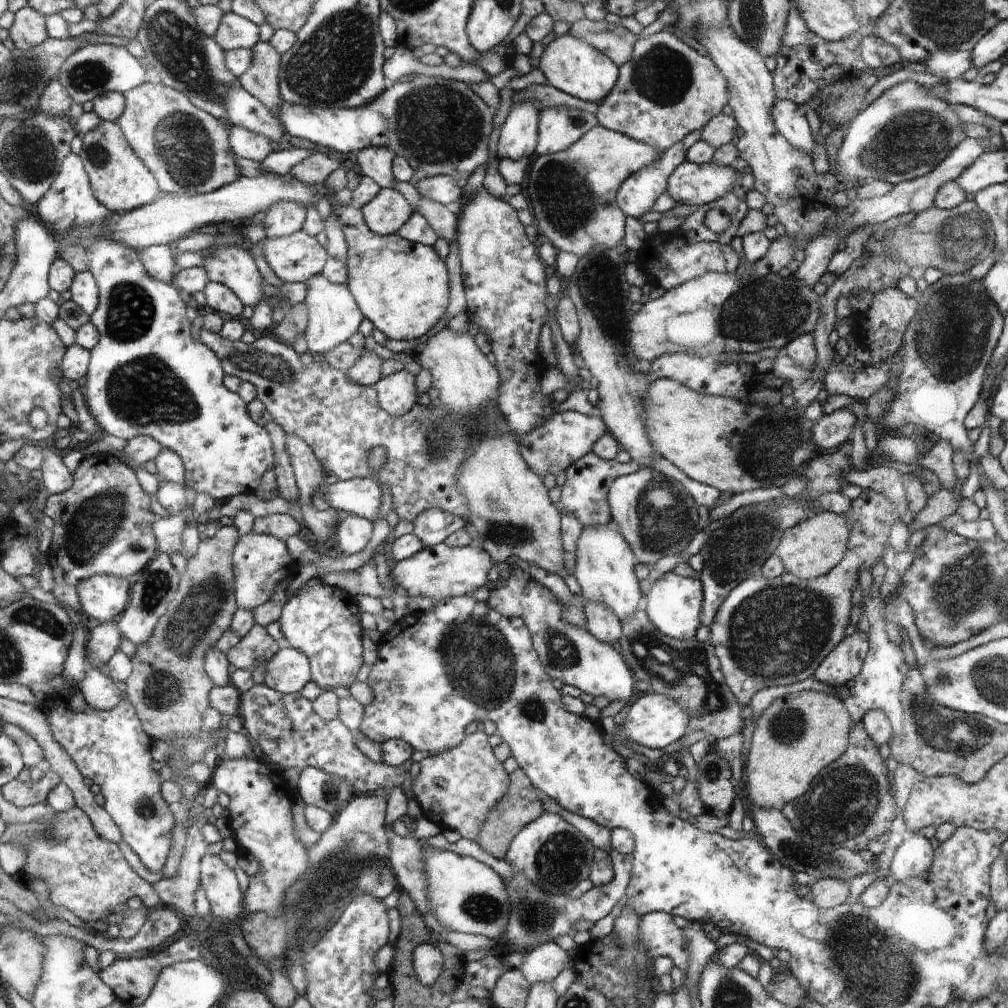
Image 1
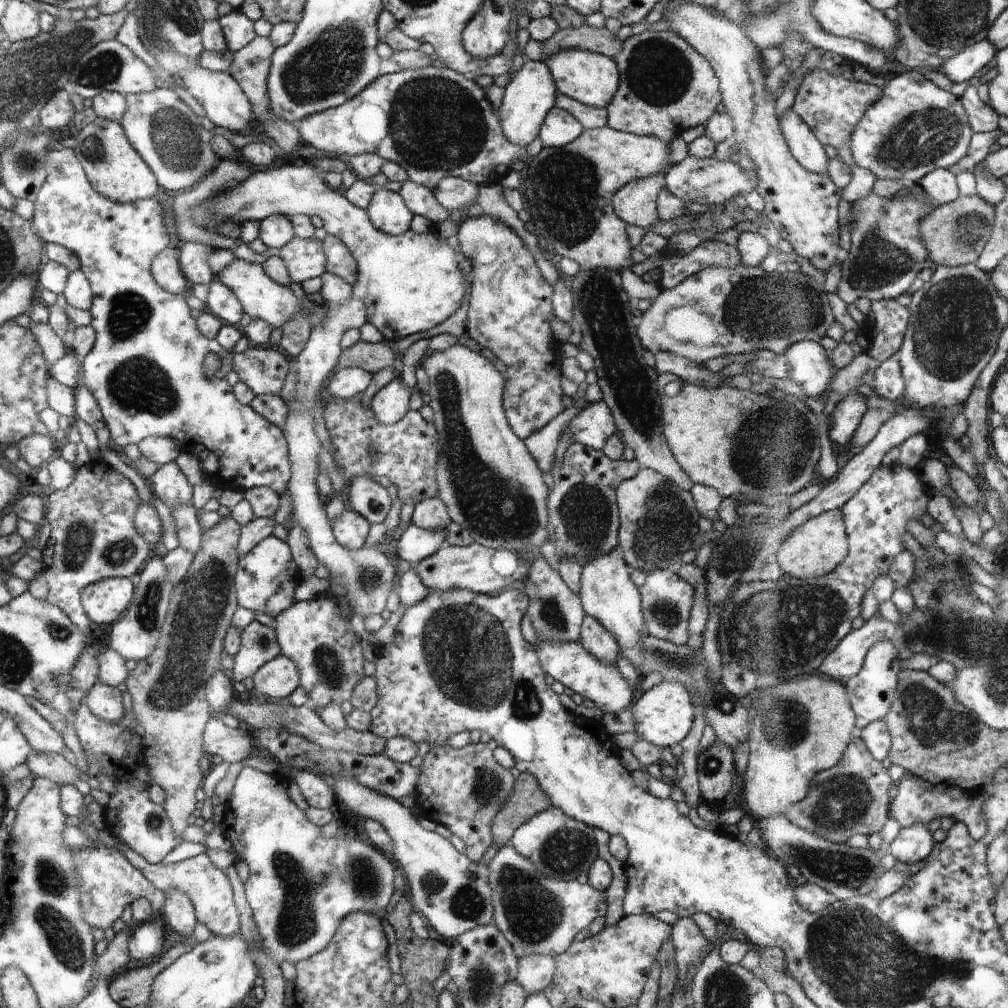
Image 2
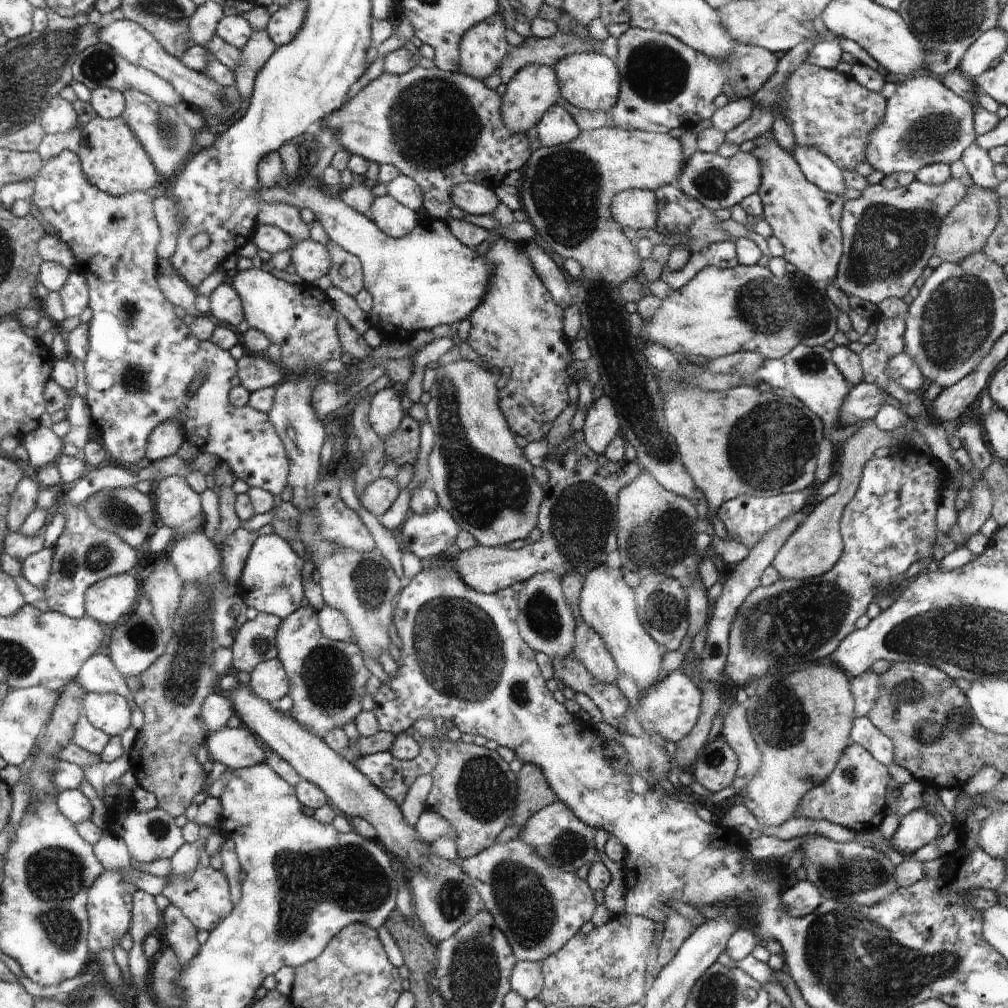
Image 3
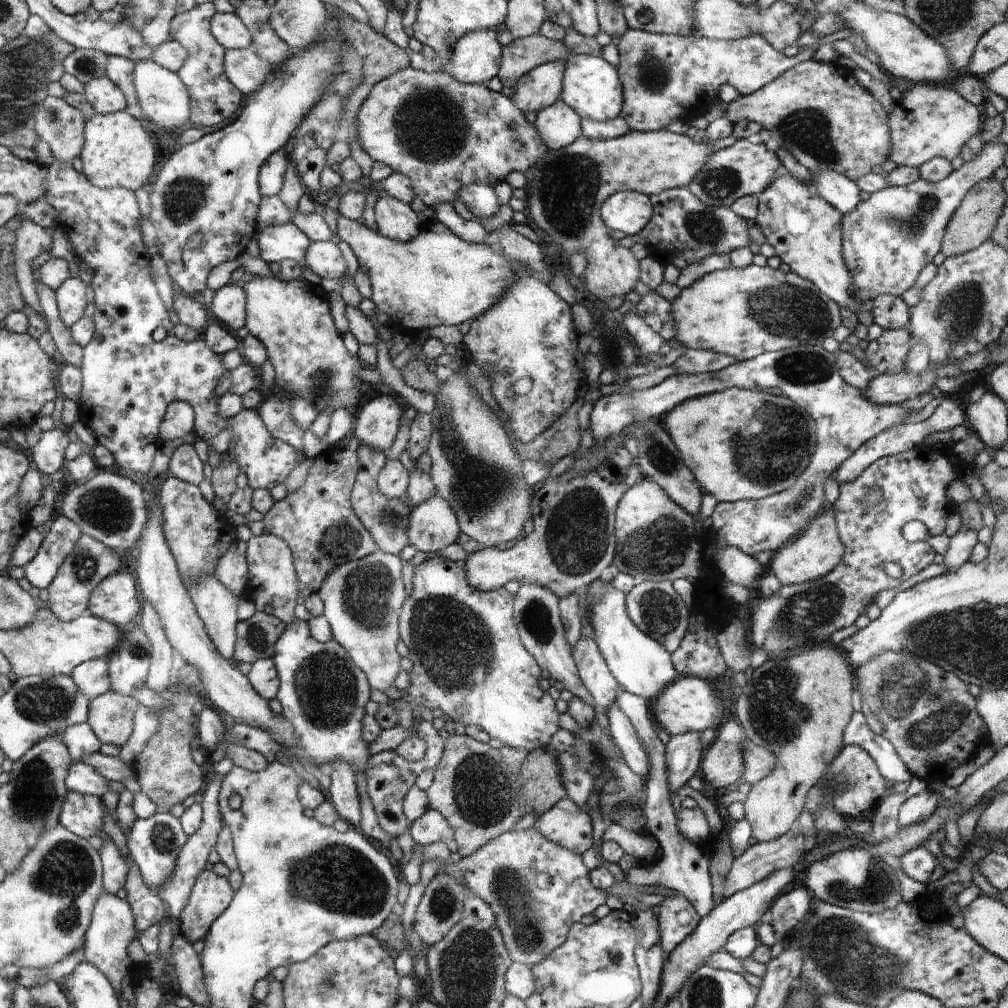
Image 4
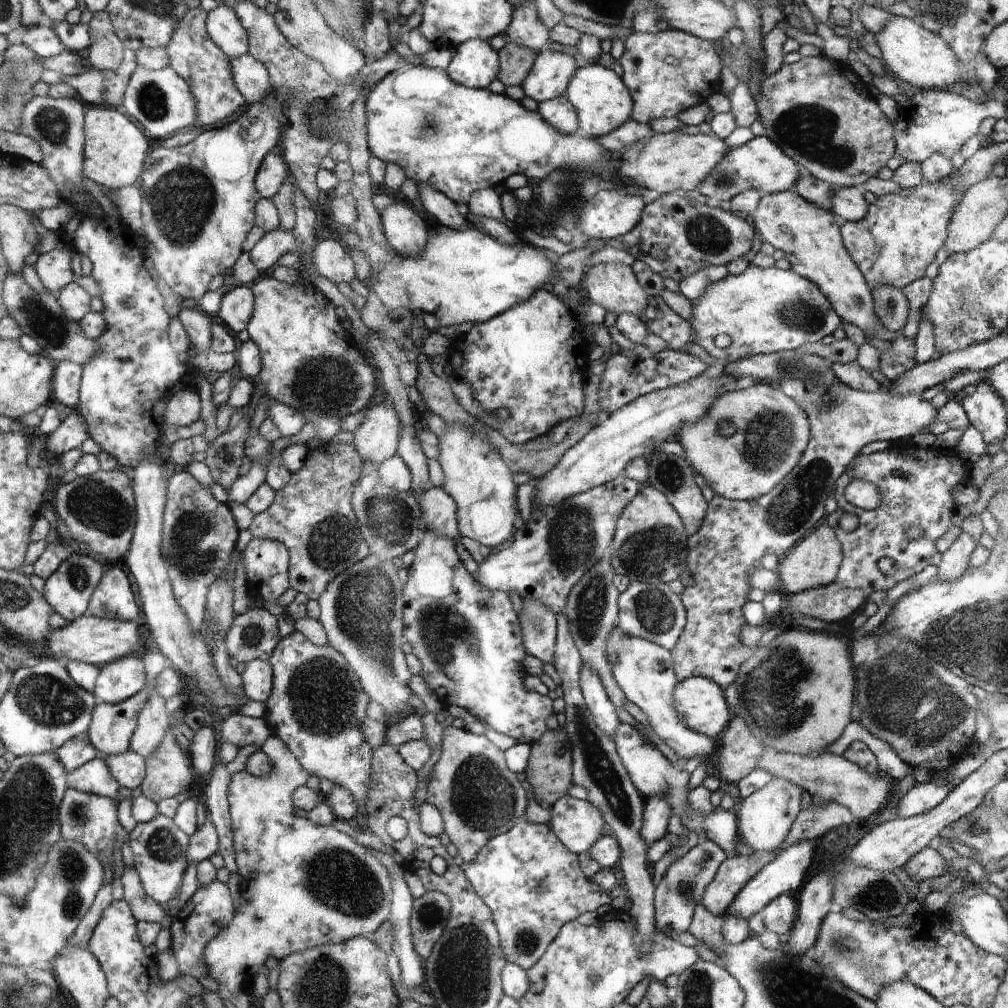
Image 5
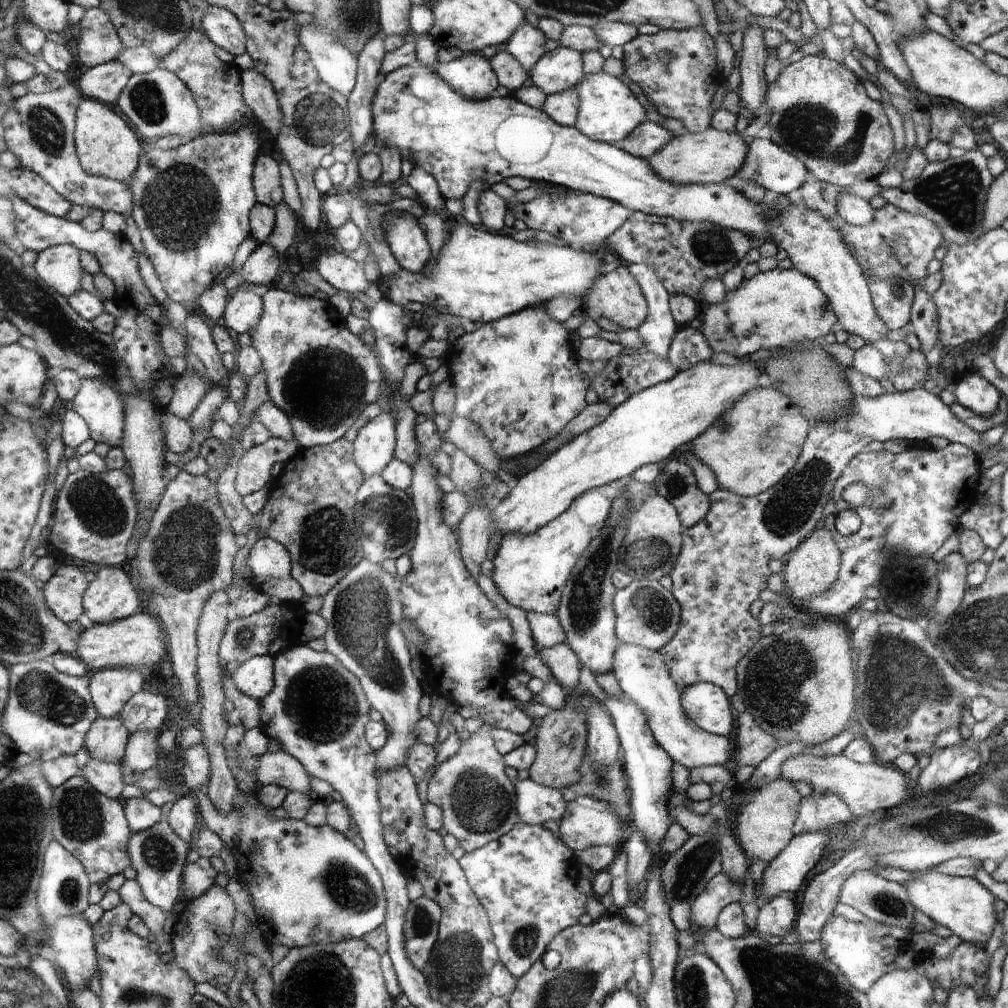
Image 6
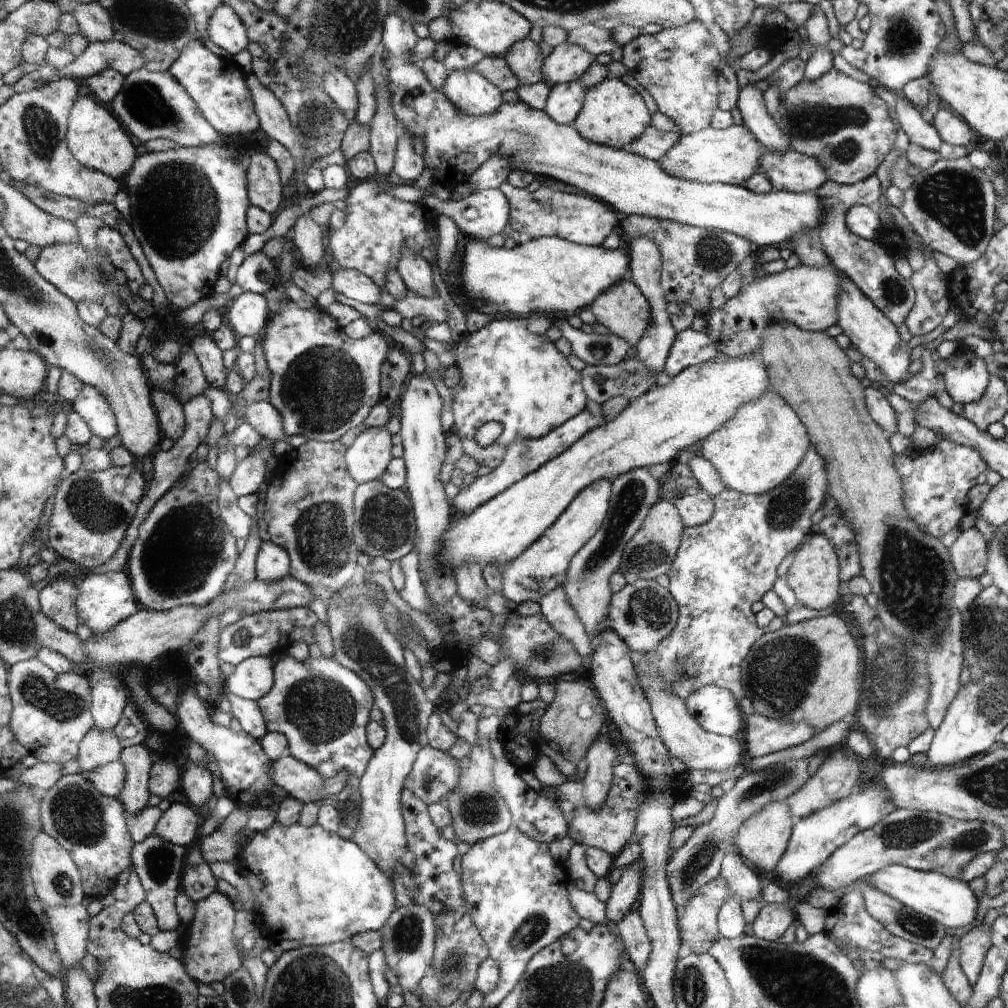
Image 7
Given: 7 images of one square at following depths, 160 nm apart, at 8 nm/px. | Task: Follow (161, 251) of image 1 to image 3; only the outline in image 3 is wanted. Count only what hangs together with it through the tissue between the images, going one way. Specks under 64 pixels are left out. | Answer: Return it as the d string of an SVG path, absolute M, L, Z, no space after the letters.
M160 259L158 277L164 296L173 305L184 308L187 314L191 314L195 318L200 314L194 304L198 293L194 294L191 286L179 275L179 272L172 266L169 260Z

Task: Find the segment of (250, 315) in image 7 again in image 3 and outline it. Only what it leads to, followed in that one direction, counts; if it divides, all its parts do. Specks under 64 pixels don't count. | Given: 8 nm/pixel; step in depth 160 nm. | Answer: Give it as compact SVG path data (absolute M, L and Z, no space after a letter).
M222 283L217 286L209 299L209 314L213 314L220 322L238 326L244 320L245 312L242 312L242 300L232 284Z

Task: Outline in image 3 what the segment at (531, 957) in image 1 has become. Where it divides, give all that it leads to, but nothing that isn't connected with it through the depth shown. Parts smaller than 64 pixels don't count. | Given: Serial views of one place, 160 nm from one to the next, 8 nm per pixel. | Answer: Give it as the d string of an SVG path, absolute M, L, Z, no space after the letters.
M517 961L511 972L511 990L526 1000L536 999L544 986L541 961Z

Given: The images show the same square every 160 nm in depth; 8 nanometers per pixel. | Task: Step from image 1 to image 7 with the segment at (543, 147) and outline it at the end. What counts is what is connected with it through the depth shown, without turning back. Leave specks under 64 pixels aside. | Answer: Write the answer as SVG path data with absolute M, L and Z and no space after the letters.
M580 82L554 85L550 89L544 111L558 124L573 124L583 108L585 92Z

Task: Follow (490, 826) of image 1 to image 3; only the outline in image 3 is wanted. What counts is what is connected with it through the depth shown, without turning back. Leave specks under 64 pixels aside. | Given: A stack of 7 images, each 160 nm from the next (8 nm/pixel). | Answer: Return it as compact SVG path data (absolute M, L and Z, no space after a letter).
M524 763L518 776L519 804L515 810L514 820L510 824L521 828L532 815L554 803L558 798L551 785L547 783L540 767Z

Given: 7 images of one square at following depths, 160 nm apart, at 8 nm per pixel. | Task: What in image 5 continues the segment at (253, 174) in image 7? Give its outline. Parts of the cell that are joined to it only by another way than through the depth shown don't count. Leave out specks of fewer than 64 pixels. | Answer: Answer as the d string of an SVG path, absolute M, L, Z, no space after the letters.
M268 154L255 176L255 187L259 189L261 197L272 199L278 194L288 176L288 170L278 154Z

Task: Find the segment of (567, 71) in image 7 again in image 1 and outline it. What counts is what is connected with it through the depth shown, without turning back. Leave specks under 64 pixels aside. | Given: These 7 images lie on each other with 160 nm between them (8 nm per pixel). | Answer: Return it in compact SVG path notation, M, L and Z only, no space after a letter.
M512 102L496 146L499 159L528 159L535 152L539 140L540 110L535 102Z

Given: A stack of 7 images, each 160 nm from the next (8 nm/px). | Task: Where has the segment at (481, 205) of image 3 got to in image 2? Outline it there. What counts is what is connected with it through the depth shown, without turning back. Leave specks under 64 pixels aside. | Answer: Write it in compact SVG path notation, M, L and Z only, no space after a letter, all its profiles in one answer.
M448 177L443 179L434 190L437 201L446 210L464 208L478 200L479 187L471 181L465 181L460 177Z

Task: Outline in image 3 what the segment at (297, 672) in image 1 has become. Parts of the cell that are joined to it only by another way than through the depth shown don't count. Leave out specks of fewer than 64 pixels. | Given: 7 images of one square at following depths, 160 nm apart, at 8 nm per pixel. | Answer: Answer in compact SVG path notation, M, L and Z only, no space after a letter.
M278 658L260 663L251 672L249 688L256 696L269 703L288 695L290 687L291 682Z

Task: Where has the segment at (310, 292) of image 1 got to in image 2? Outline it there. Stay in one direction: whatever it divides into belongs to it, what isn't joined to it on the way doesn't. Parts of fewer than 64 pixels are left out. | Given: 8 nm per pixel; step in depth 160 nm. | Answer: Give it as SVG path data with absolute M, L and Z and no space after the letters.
M352 295L345 303L328 303L328 318L324 322L314 324L311 333L304 347L304 350L297 356L297 387L296 402L289 413L283 426L283 433L287 439L290 449L291 480L290 493L293 504L293 513L296 522L307 532L308 540L312 552L316 555L318 563L324 564L329 570L329 577L326 578L331 583L331 576L342 577L345 580L347 594L346 598L353 594L353 611L366 618L371 614L380 614L386 606L388 594L393 589L395 573L395 561L392 553L388 549L379 547L359 548L351 551L344 548L339 541L334 540L332 529L324 506L320 502L318 490L316 490L316 456L320 450L320 440L314 431L314 410L318 392L324 384L324 378L336 368L338 356L342 356L343 349L340 347L340 339L346 330L350 328L360 328L367 320L366 305L359 298Z

